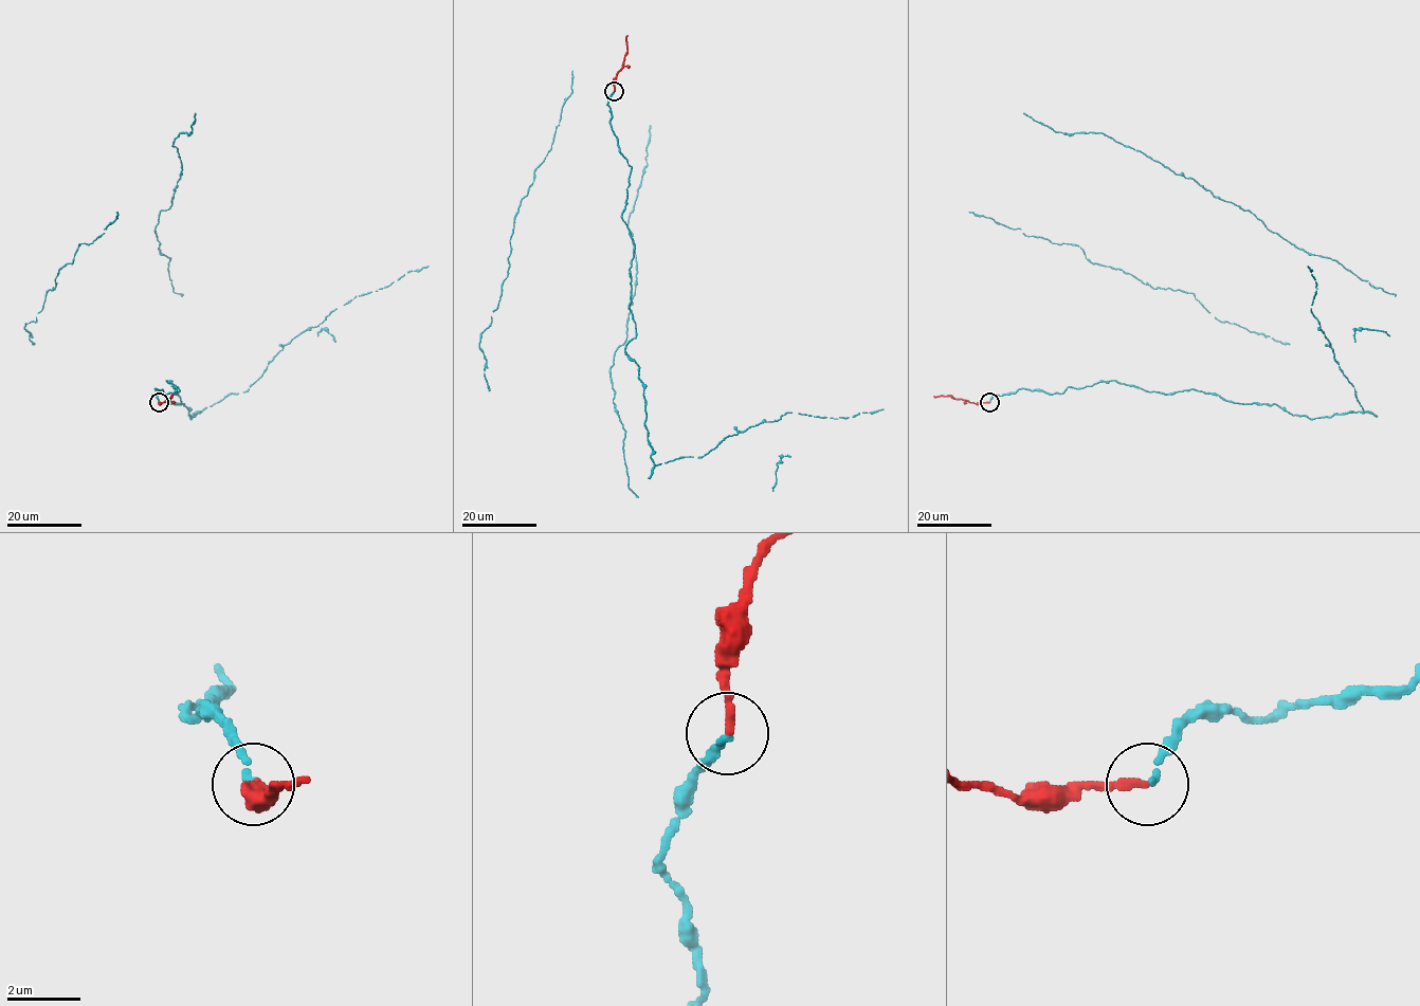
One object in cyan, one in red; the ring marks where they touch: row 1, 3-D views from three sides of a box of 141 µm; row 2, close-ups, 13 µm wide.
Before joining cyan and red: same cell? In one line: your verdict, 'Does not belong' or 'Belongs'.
Belongs

